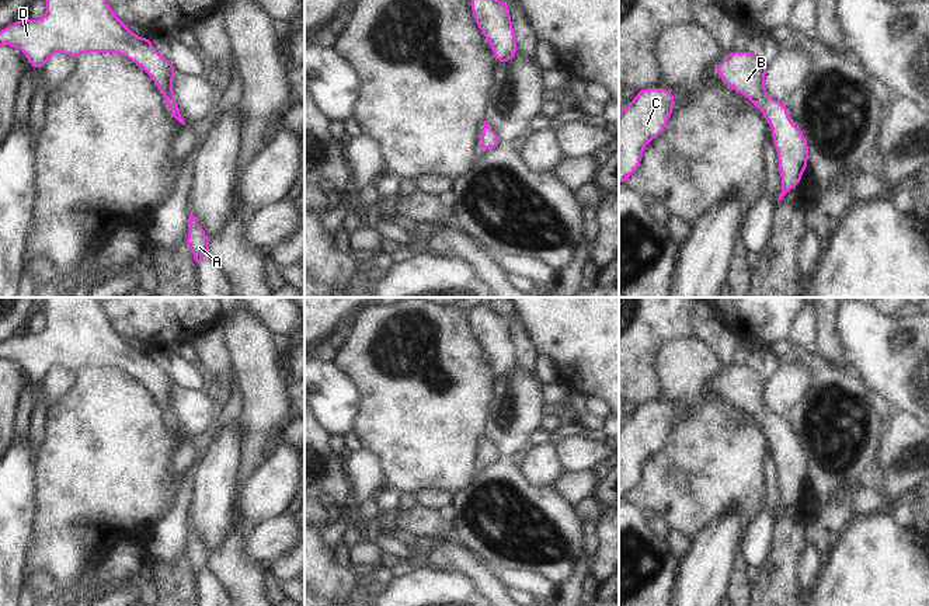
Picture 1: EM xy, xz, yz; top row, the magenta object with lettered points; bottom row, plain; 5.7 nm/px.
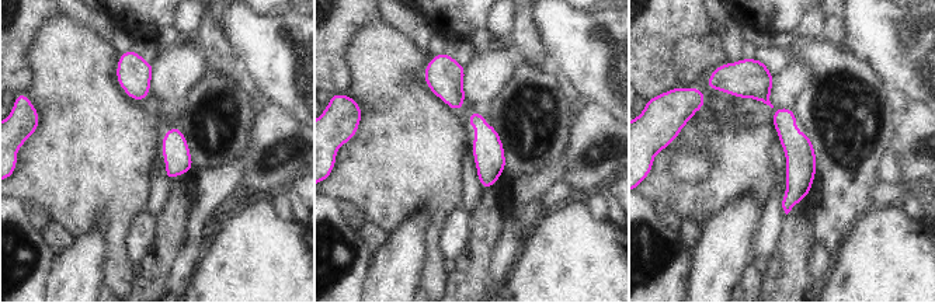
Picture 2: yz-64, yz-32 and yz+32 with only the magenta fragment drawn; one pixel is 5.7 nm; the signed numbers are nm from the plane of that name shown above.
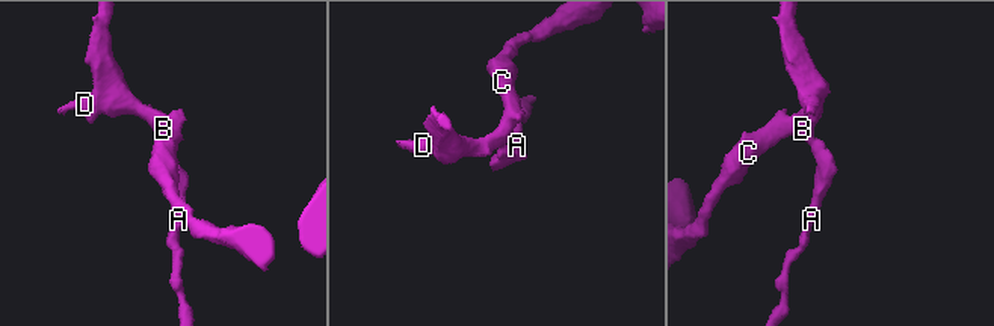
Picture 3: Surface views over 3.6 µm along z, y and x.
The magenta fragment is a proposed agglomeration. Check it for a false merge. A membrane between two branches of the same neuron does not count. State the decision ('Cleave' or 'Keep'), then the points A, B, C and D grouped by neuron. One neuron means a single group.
Keep. Groups: A B C D.

